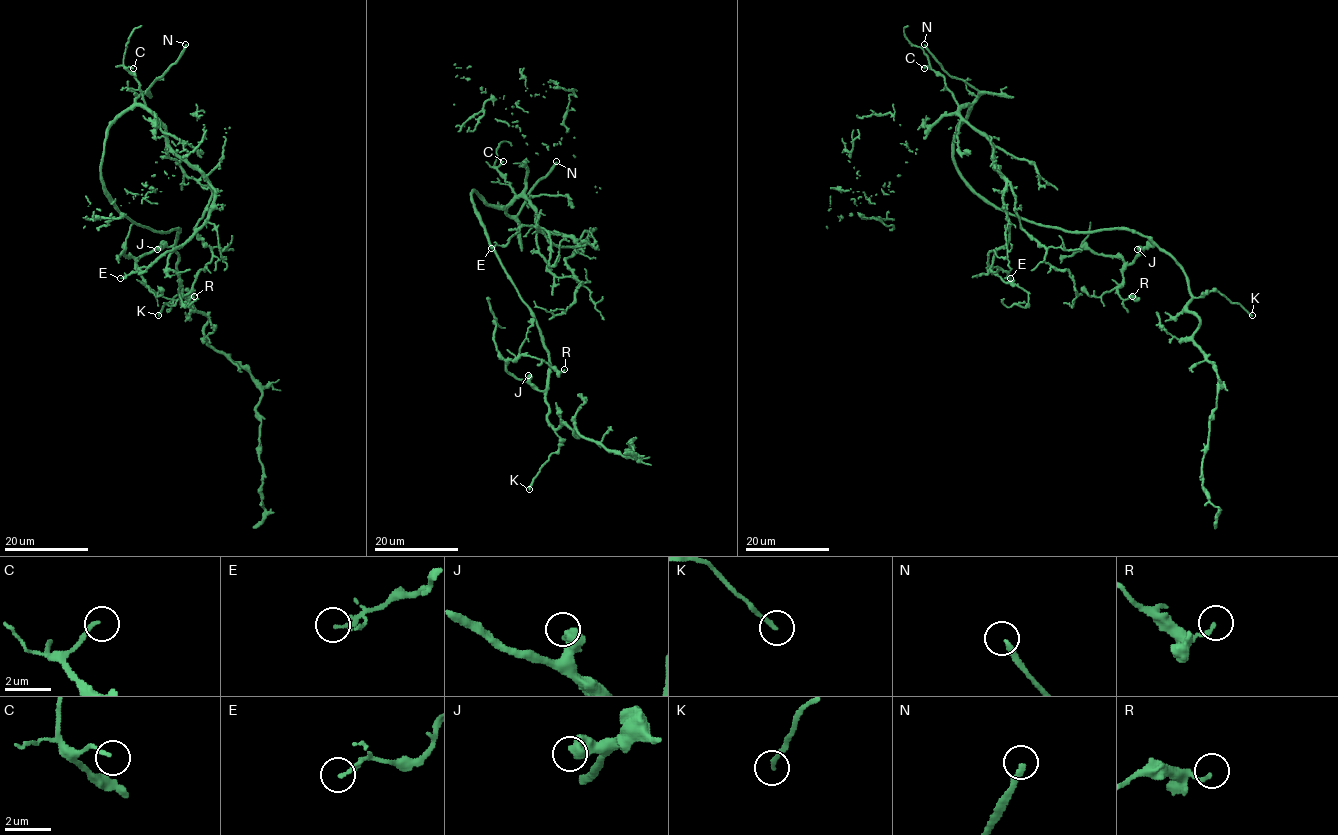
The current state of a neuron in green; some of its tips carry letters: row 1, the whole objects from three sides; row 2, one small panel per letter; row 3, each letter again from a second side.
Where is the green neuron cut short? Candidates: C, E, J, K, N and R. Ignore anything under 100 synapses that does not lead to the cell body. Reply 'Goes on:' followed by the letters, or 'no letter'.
Goes on: N

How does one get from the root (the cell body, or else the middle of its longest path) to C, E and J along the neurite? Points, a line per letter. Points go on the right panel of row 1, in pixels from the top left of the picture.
C: (1015, 216), (988, 204), (961, 175), (953, 142), (969, 106), (957, 102), (941, 75), (924, 68)
E: (1015, 216), (955, 164), (964, 105), (1006, 181), (1009, 241), (988, 263), (1010, 278)
J: (1015, 216), (1069, 231), (1133, 229), (1153, 244), (1137, 249)

